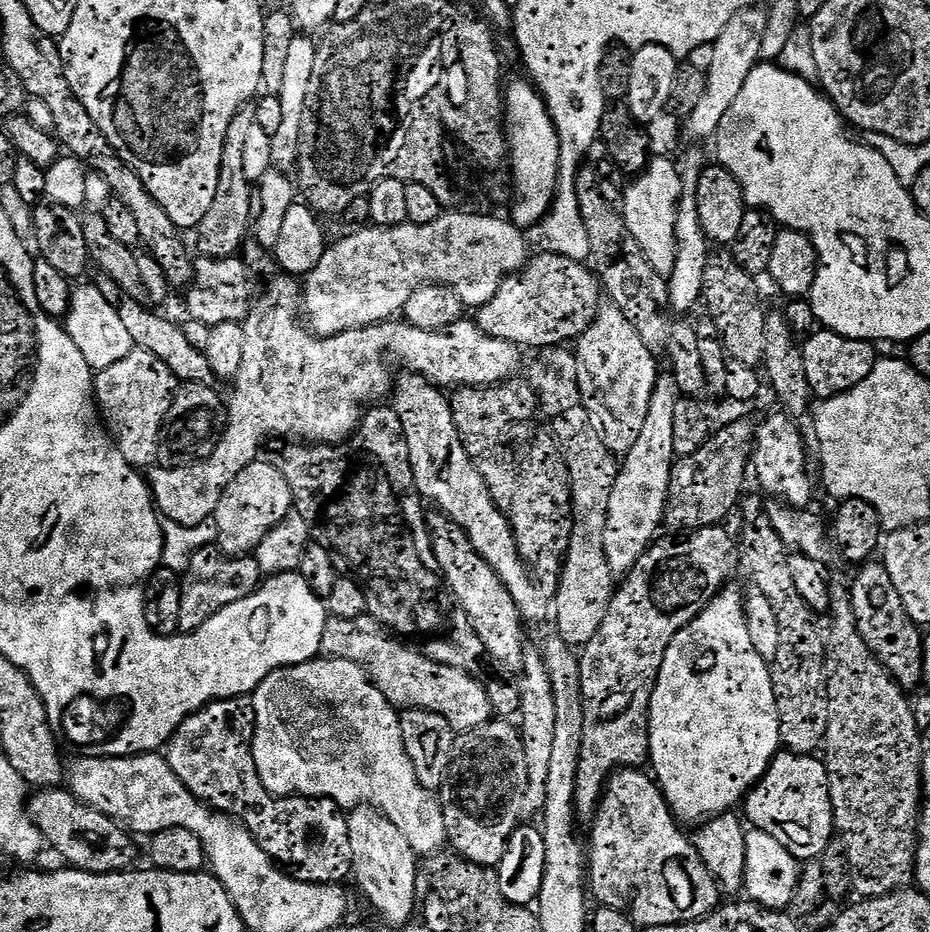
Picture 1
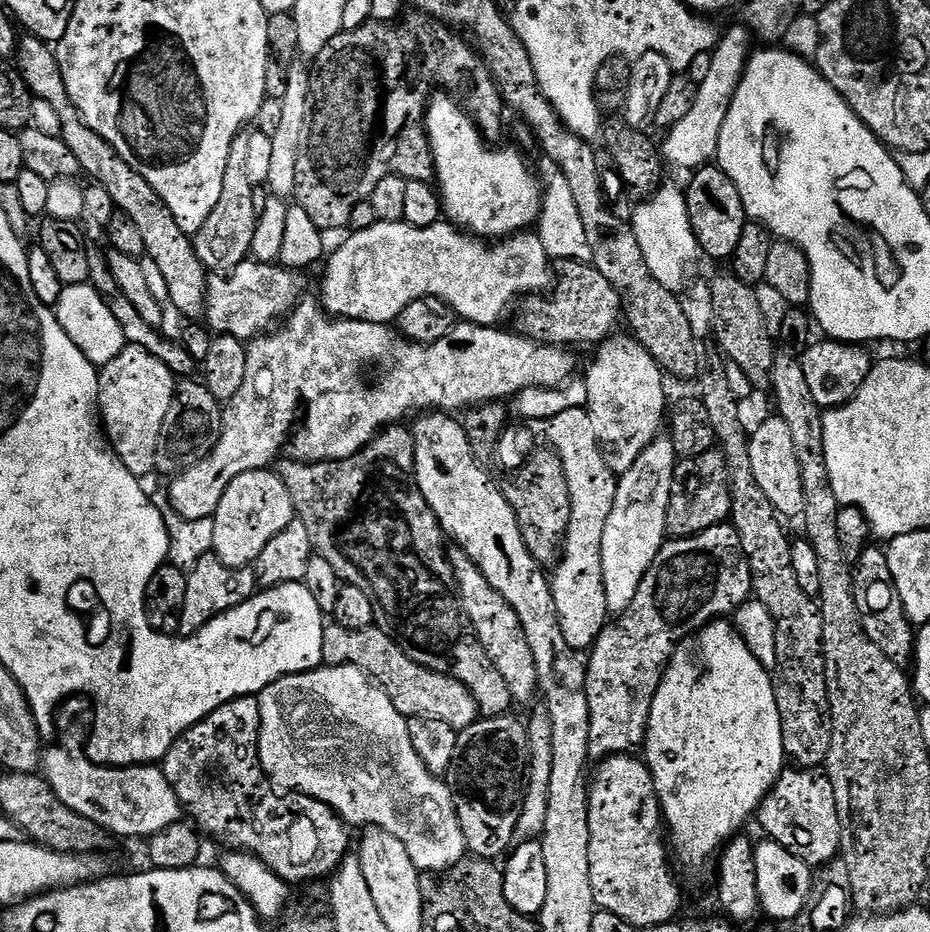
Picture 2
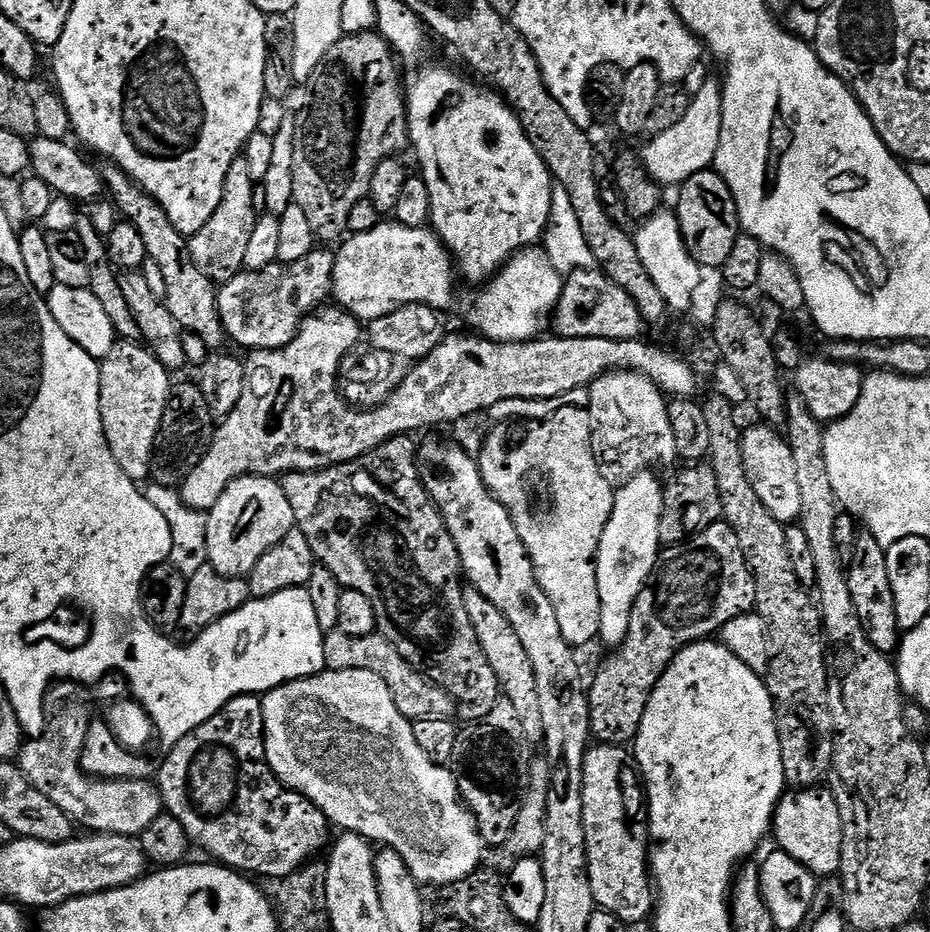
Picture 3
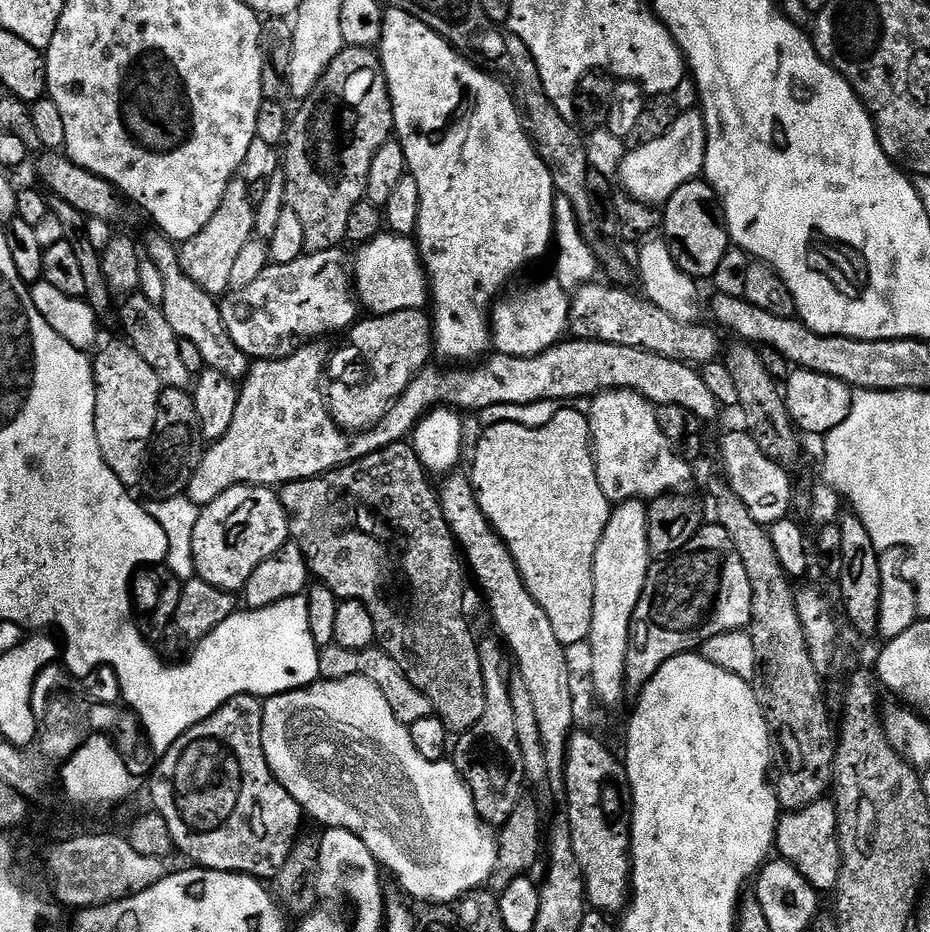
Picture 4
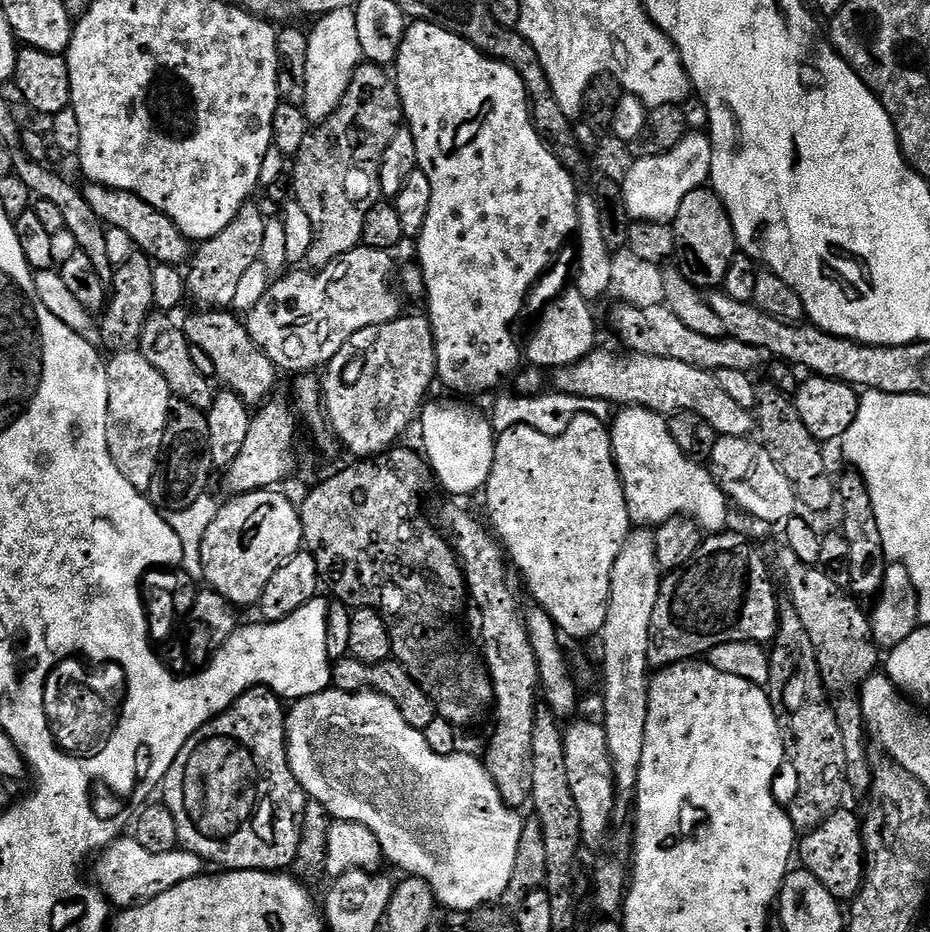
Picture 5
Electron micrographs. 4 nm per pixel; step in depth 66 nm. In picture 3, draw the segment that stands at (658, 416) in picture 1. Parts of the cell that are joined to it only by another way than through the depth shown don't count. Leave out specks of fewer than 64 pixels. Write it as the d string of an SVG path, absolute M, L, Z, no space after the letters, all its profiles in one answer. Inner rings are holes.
M645 470L627 479L615 491L610 522L602 530L602 542L596 555L596 577L600 599L599 643L609 648L620 647L629 632L630 614L638 594L648 583L660 561L662 543L659 538L663 514L664 484L653 471Z

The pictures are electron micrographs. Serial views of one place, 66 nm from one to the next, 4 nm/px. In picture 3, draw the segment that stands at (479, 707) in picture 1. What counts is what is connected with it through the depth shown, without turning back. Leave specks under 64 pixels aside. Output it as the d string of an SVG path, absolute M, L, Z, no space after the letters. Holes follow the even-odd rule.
M338 630L327 633L324 637L324 666L327 671L334 670L370 670L386 682L394 698L394 706L407 720L452 720L457 715L458 705L452 695L439 688L433 680L428 680L416 668L406 663L402 654L394 650L390 641L382 635L373 634L354 638Z

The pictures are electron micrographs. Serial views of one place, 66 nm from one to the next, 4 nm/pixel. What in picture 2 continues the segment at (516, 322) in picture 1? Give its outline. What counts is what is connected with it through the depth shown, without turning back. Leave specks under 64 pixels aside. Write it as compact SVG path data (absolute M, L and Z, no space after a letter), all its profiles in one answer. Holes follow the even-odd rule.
M566 260L559 265L560 274L555 277L547 294L532 294L519 305L520 327L518 332L521 336L527 336L540 344L557 346L574 346L572 344L599 345L601 341L613 335L617 331L616 323L621 323L622 309L618 290L606 282L606 278L599 273L592 263L582 261Z

